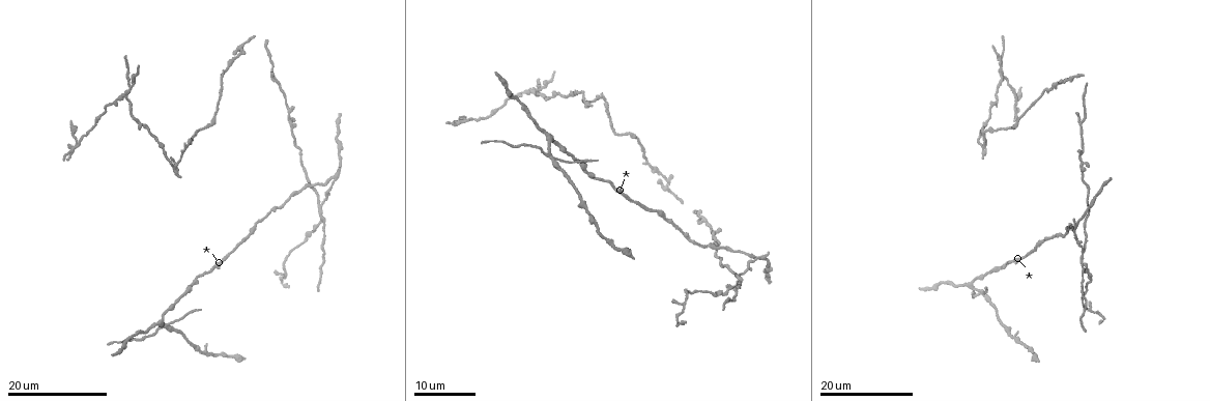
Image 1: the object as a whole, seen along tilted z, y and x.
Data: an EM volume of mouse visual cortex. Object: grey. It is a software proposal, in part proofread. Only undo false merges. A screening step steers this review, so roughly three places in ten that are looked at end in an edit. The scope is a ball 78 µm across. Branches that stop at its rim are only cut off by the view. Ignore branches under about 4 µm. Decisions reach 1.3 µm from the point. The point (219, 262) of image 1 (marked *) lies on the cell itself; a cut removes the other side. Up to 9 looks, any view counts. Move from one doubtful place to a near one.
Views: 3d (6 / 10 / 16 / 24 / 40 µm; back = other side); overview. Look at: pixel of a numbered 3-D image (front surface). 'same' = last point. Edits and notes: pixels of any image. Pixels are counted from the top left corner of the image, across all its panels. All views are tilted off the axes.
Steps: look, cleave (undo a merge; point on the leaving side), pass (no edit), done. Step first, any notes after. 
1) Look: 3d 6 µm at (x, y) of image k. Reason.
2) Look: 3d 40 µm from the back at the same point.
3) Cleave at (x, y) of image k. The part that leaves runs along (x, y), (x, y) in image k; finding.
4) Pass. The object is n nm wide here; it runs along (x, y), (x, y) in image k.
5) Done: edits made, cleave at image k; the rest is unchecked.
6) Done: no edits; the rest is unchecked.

Look: 3d 24 µm at (300, 191) of image 1. A narrow waist.

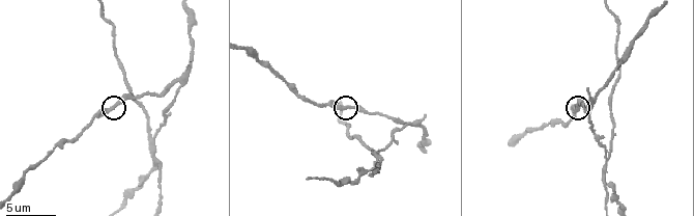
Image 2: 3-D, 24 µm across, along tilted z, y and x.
Look: 3d 10 µm at (348, 105) of image 2. Zoom in.

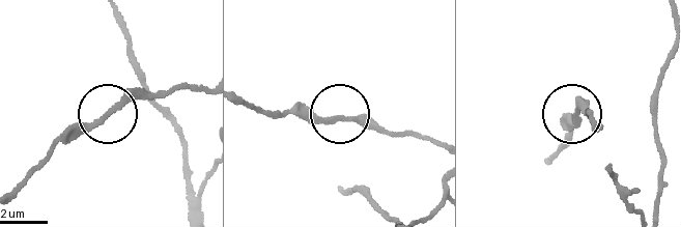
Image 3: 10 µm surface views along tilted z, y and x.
Pass. It runs along (243, 101), (262, 109), (345, 118), (398, 134) in image 3; all the same cell.

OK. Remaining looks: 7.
Look: 3d 16 µm at (197, 277) of image 1. Sudden change in width.

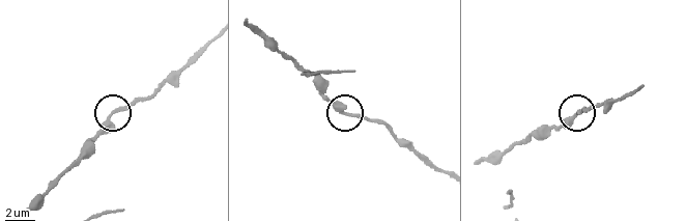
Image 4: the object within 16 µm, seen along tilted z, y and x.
Look: 3d 10 µm at (347, 112) of image 4.

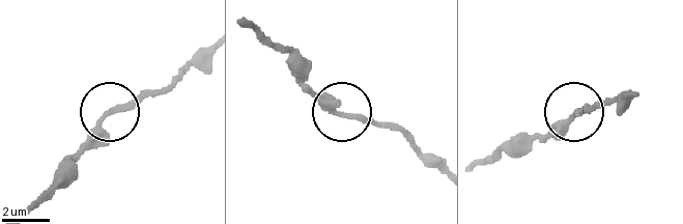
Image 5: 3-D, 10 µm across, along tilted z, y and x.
Pass. It runs along (207, 49), (164, 89), (134, 96), (108, 113), (70, 155) in image 5; all the same cell.

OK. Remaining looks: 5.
Look: 3d 16 µm at (183, 292) of image 1. Calibre changes.

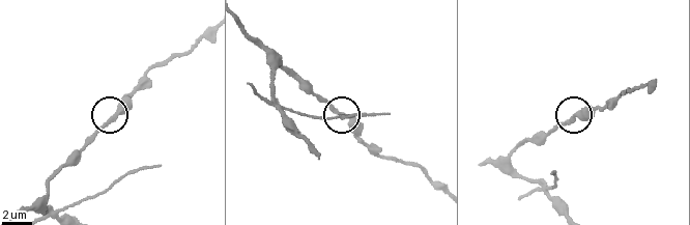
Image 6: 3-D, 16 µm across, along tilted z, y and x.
Look: 3d 6 µm at (113, 118) of image 6.

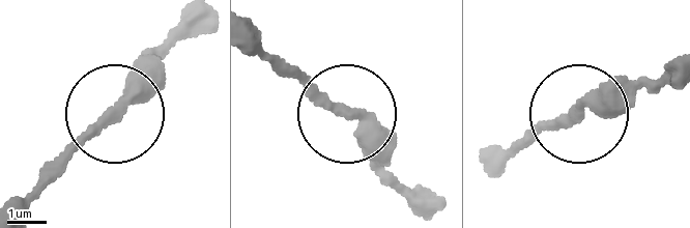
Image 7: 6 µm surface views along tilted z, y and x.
Pass. The object is 300 nm wide here; it runs along (678, 62), (603, 88), (526, 145) in image 7; continuous, no second cell.

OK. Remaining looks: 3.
Look: 3d 16 µm at (180, 84) of image 2. Three-way junction.

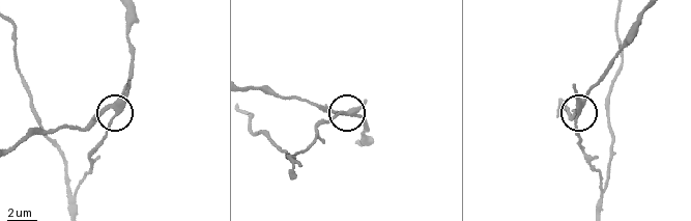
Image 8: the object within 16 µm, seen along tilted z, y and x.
Cleave at (108, 123) of image 8. The side arm is 14 µm long; two cells meet here.

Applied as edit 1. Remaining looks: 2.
Done: edits made, cleave at image 8; the rest is unchecked.

